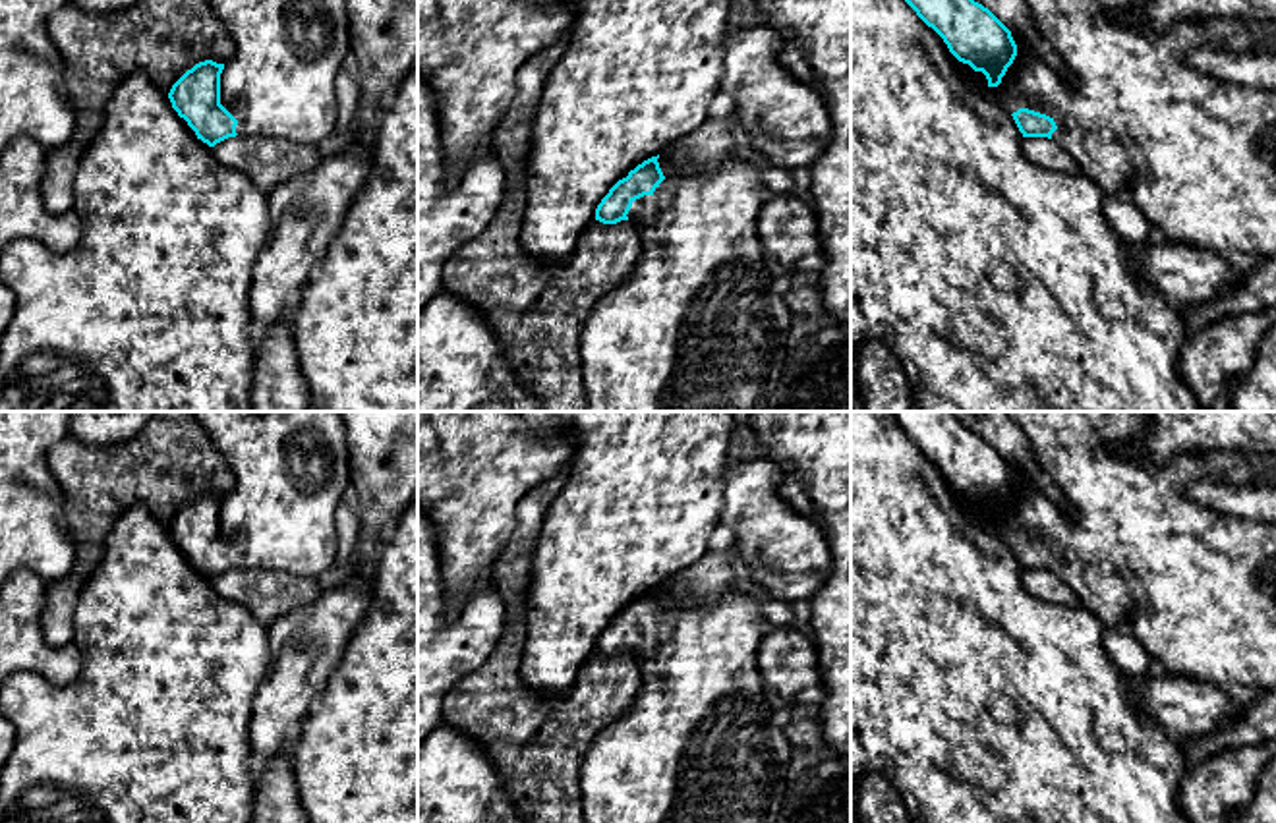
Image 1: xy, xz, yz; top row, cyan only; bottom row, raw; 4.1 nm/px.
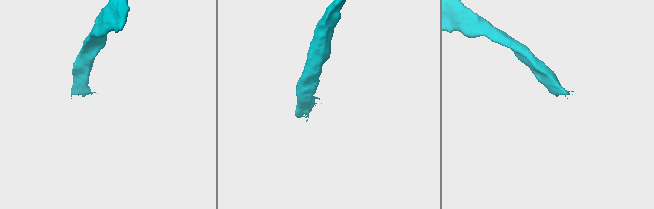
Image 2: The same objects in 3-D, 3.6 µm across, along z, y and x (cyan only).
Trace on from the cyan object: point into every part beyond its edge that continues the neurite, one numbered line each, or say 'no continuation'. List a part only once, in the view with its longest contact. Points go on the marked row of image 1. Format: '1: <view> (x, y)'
1: yz (1195, 153)

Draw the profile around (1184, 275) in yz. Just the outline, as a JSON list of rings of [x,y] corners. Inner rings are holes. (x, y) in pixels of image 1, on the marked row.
[[[1156,238],[1129,245],[1139,274],[1170,303],[1201,303],[1241,284],[1251,269],[1235,270],[1222,255]]]

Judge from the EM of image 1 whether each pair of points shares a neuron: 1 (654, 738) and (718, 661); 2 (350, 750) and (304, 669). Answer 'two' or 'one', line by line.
1: one
2: two

